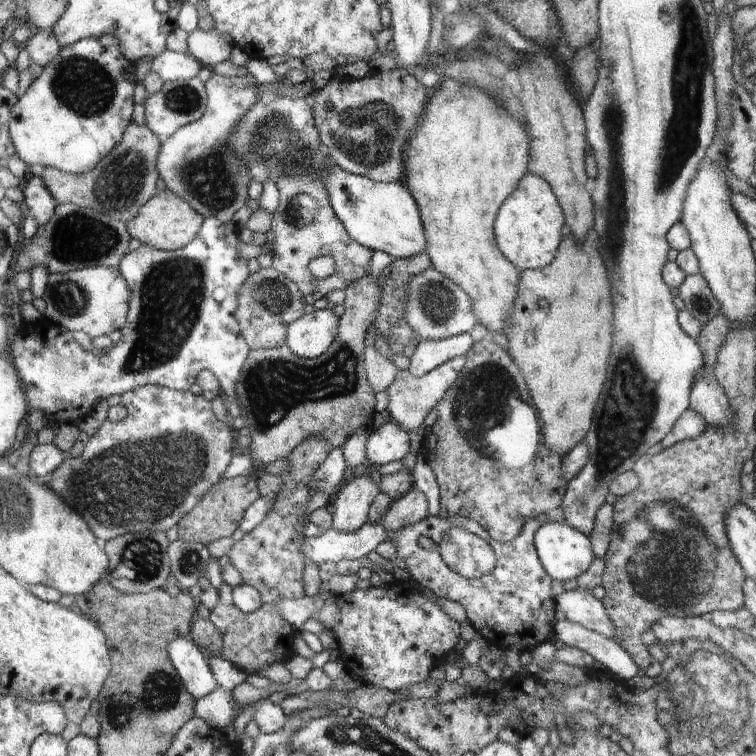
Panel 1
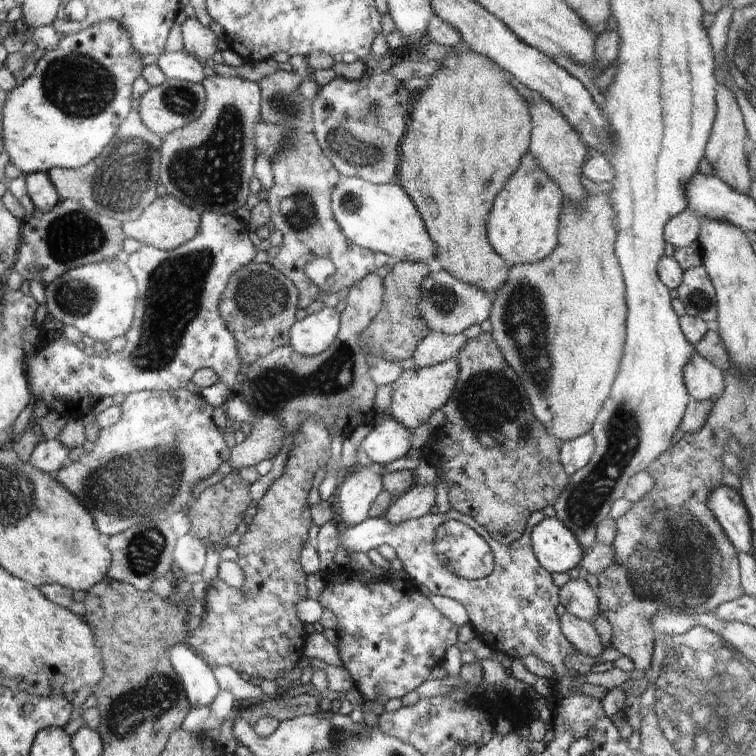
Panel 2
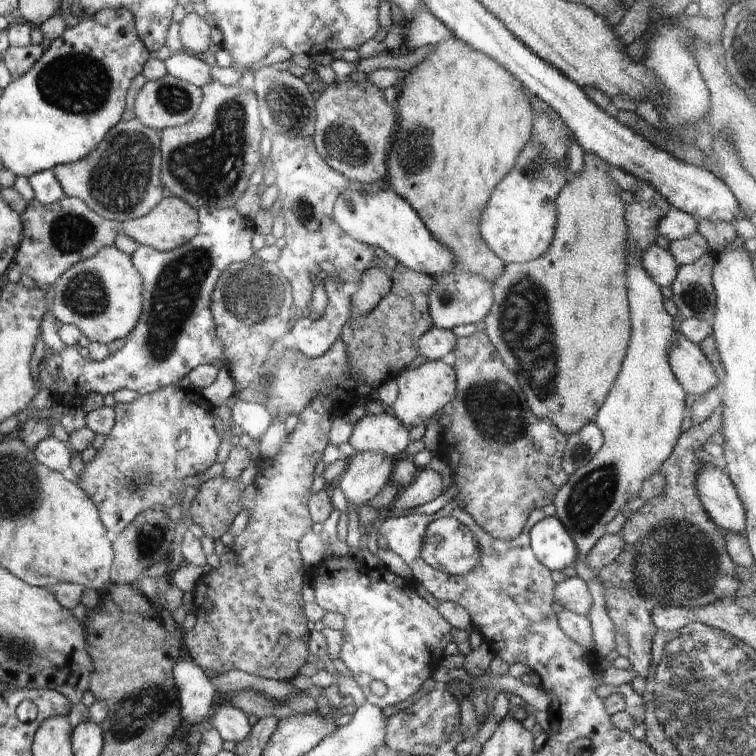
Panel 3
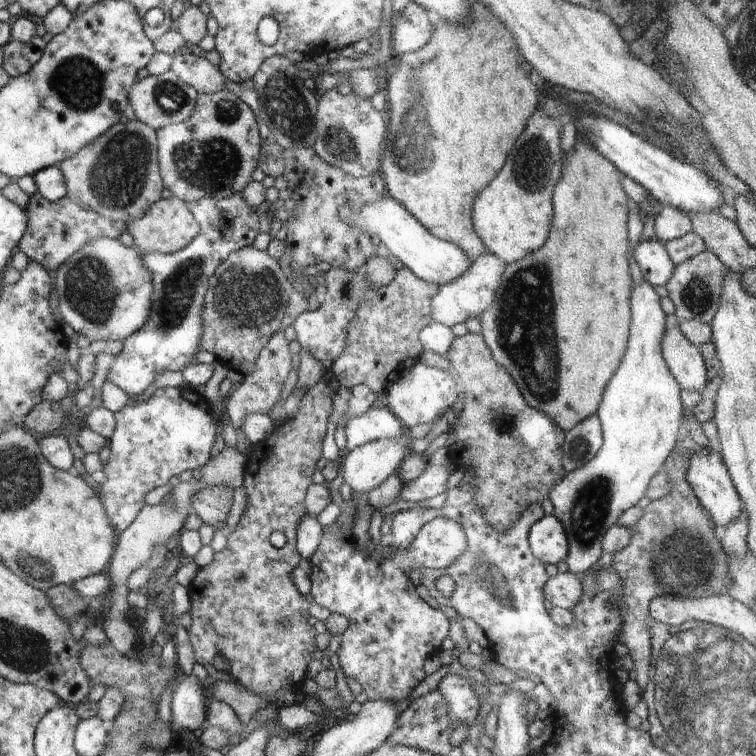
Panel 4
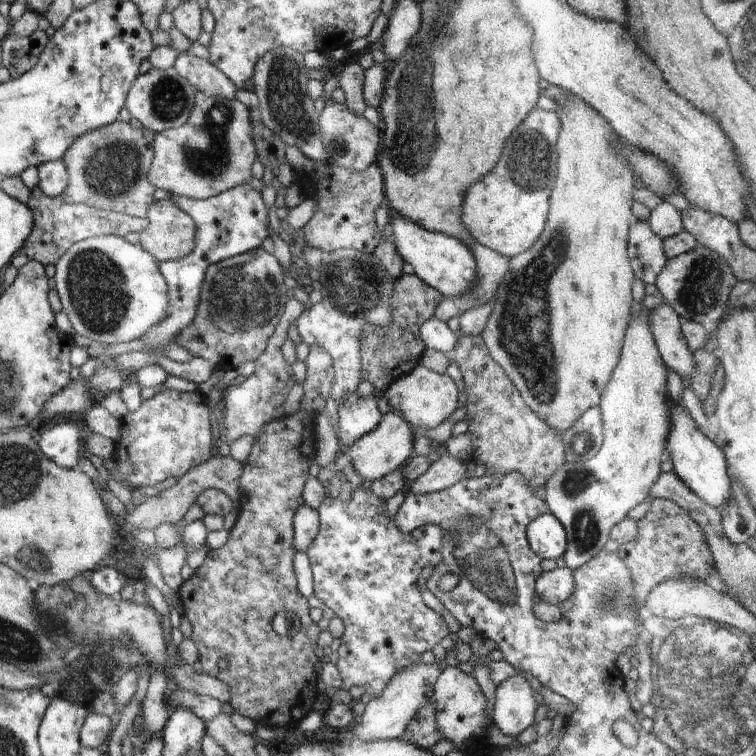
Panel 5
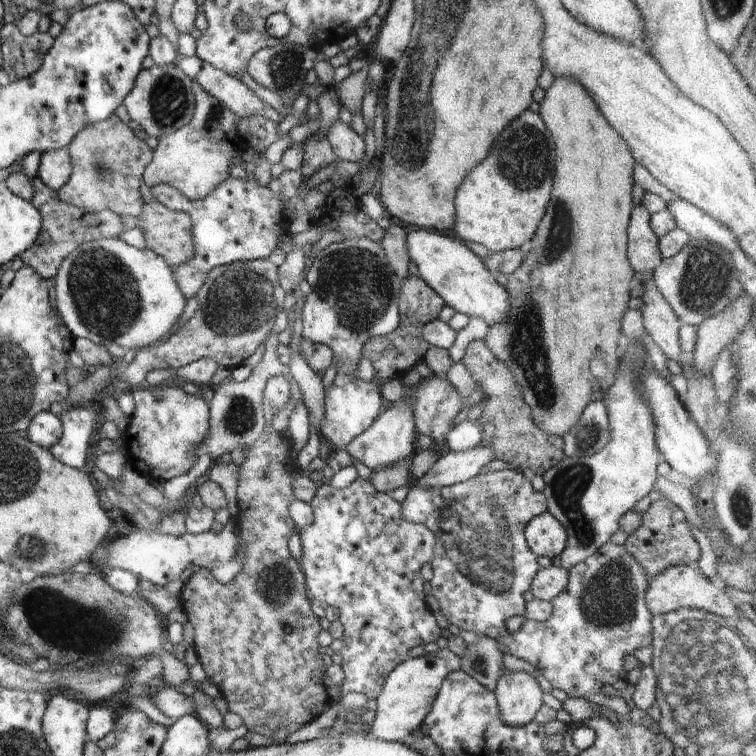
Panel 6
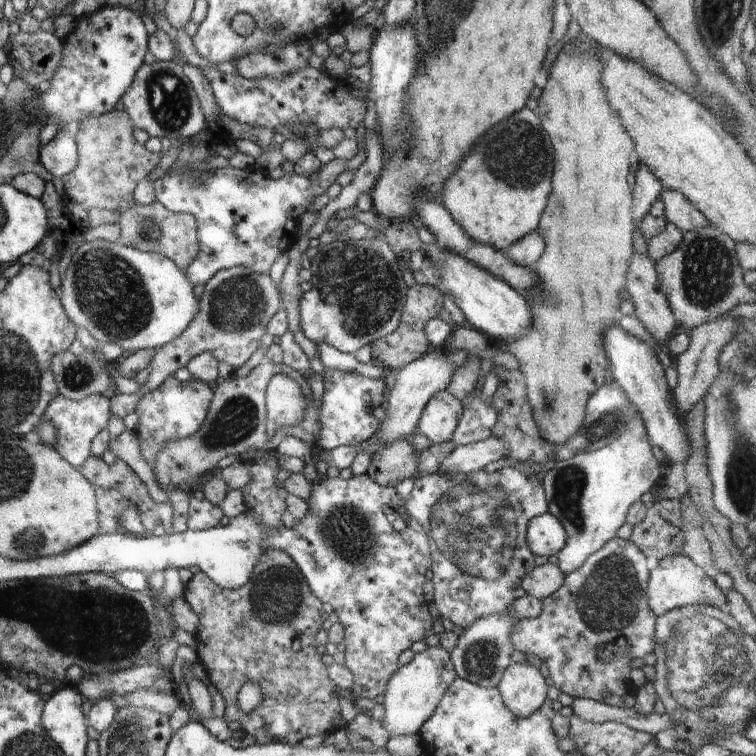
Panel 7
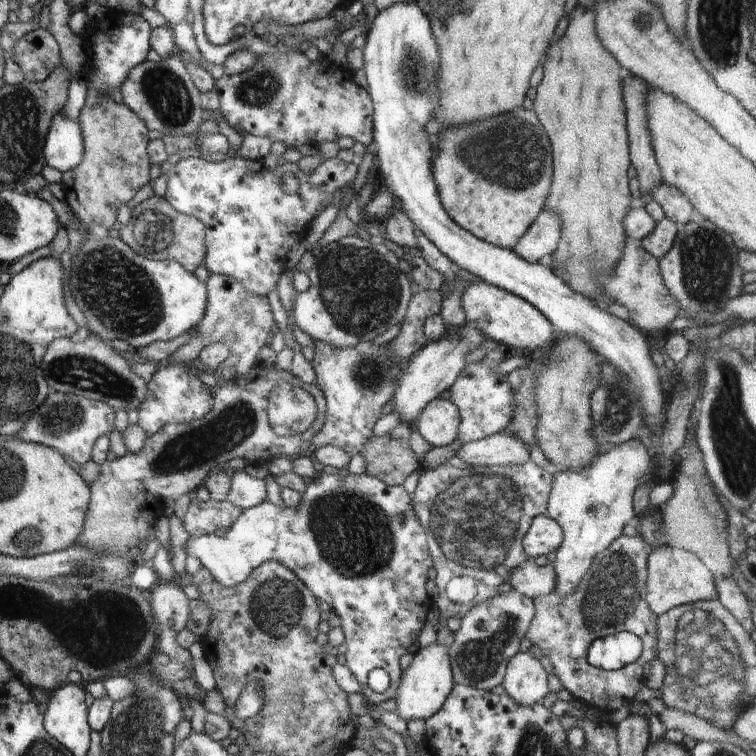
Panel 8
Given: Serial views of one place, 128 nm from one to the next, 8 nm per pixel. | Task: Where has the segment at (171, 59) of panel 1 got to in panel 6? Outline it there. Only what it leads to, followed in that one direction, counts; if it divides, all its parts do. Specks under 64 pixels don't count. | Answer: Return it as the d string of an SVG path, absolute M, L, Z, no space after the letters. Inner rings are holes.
M180 55L176 63L192 82L197 82L239 119L254 115L264 116L267 103L262 101L262 98L238 77L226 74L197 56Z

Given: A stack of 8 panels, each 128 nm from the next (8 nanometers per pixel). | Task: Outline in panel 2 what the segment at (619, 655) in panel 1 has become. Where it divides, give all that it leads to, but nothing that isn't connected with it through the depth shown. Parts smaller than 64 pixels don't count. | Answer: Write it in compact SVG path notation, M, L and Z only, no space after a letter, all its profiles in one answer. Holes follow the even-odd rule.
M568 615L561 619L561 632L575 652L598 657L605 650L596 628L586 620Z

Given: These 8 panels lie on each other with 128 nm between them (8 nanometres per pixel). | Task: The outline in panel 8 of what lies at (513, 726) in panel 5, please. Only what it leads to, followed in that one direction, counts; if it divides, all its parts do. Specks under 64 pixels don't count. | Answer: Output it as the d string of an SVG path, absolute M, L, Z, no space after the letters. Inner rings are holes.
M528 649L516 653L508 661L502 686L519 705L527 707L542 702L551 689L551 676L540 662Z

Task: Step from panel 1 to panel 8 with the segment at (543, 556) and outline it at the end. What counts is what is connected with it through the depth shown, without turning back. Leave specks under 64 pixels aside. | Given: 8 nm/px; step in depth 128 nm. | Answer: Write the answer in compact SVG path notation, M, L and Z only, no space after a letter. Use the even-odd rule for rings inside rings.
M538 515L532 519L524 535L522 546L528 559L537 556L548 556L556 552L563 541L563 530L560 525L547 515Z

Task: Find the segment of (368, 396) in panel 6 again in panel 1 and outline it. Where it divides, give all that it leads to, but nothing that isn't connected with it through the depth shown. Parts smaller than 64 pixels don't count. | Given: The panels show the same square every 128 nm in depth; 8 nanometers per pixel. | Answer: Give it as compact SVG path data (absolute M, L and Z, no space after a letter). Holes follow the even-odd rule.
M387 419L386 424L382 424L380 428L370 433L366 442L367 460L372 463L372 470L376 466L390 464L394 461L401 461L408 453L410 453L410 438L398 424Z

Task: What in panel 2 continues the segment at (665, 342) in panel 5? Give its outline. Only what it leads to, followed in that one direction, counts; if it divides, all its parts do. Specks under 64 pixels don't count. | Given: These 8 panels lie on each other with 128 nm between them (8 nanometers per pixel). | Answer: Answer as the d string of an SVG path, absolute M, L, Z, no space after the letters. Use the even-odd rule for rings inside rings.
M696 353L684 366L684 384L691 399L698 402L718 402L724 394L723 373Z

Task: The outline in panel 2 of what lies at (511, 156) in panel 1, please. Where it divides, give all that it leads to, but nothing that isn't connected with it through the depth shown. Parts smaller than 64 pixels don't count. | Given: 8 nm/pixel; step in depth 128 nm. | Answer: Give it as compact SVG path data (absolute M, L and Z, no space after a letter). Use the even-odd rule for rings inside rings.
M462 48L458 54L450 53L440 68L428 77L428 86L420 94L420 99L412 102L407 131L398 148L396 181L416 206L436 246L435 256L442 269L461 282L476 285L491 297L507 282L510 270L488 240L488 220L498 192L529 151L533 127L529 104L512 87L510 77L488 57L472 49Z

